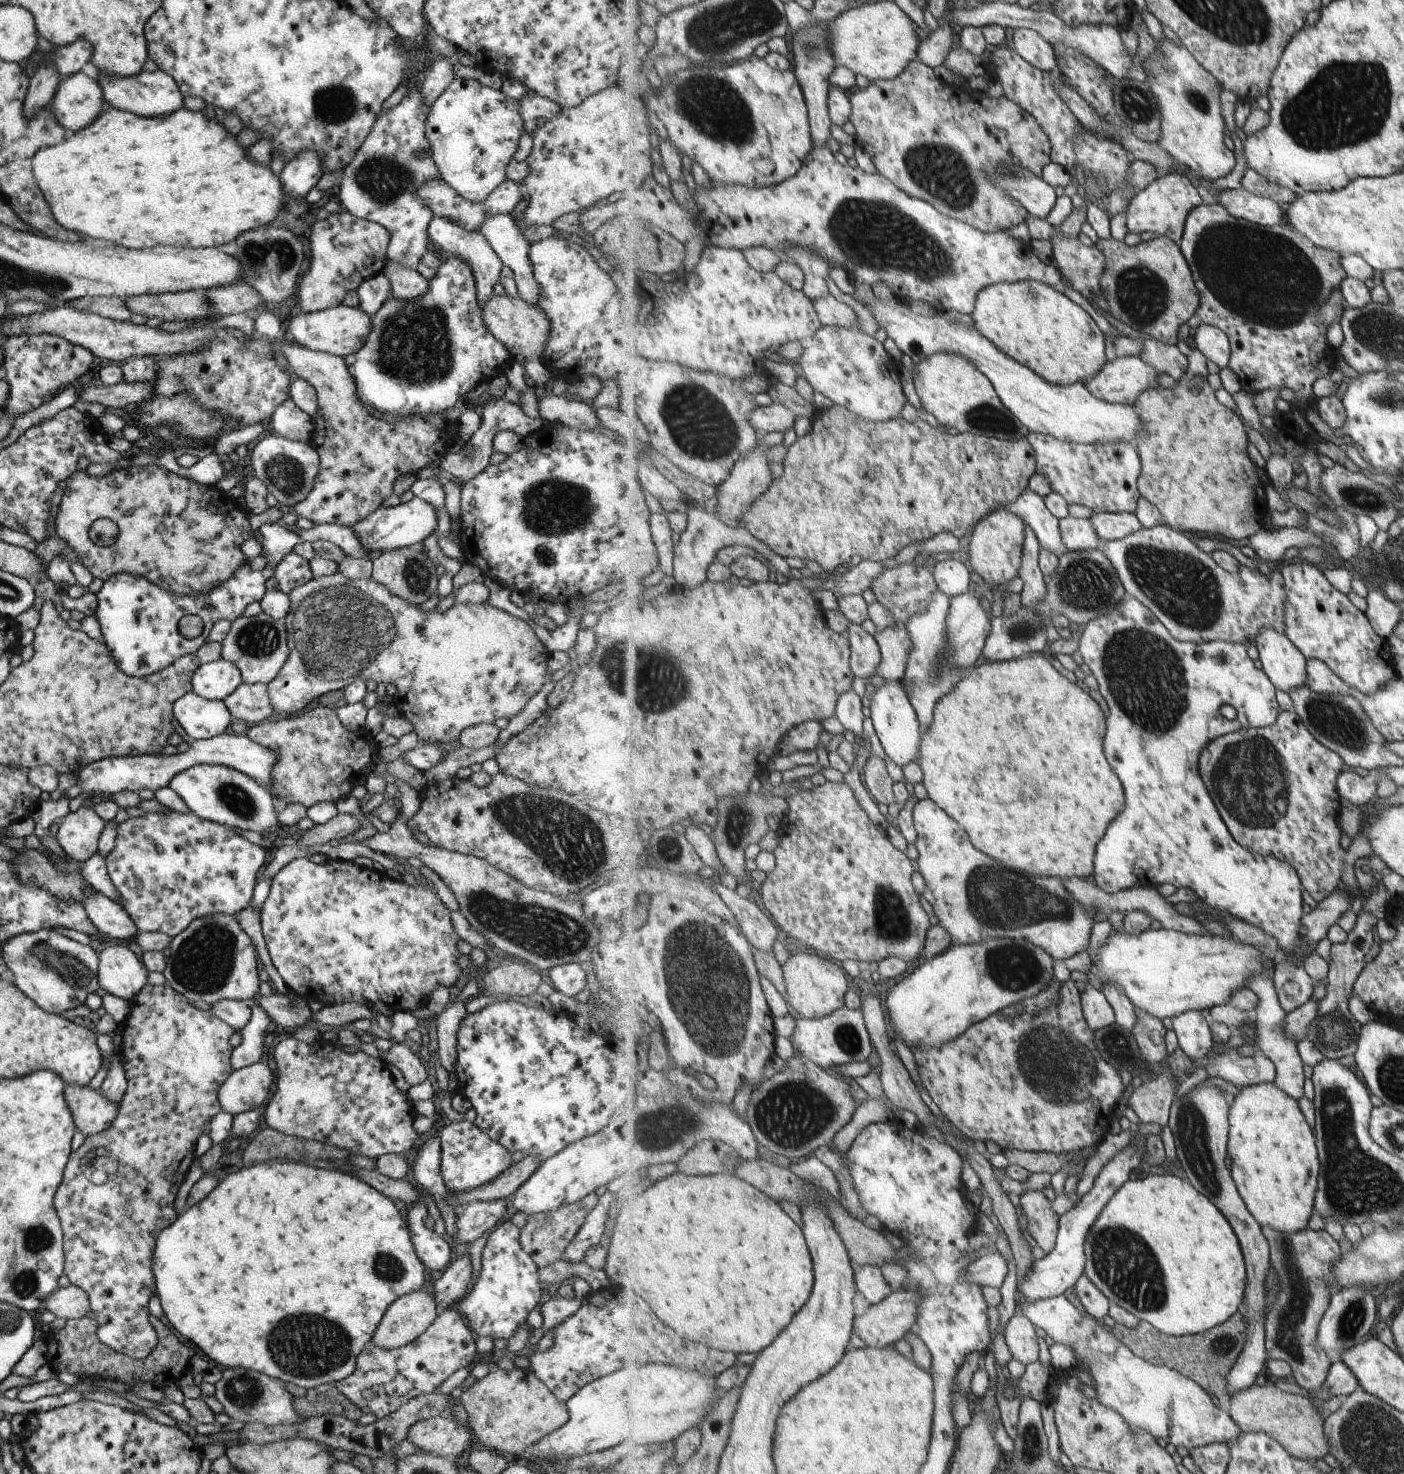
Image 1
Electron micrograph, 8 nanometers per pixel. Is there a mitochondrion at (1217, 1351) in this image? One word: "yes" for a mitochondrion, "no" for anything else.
yes

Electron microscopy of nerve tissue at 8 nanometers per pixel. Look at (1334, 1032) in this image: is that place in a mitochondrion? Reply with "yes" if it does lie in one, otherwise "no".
yes

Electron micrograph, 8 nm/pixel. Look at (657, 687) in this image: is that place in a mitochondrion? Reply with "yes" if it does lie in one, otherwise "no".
yes

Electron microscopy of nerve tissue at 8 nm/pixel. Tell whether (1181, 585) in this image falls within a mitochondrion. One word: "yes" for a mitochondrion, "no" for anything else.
yes

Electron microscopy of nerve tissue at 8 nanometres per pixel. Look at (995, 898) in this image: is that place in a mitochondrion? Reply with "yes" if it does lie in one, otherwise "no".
yes

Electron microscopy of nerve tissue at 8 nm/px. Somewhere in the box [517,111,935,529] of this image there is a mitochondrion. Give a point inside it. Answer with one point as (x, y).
(700, 423)

